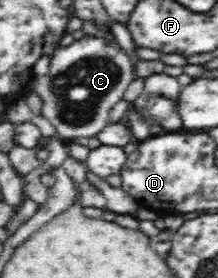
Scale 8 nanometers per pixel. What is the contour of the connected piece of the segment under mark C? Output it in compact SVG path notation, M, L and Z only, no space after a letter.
M86 35L68 46L54 51L50 61L50 71L45 76L34 77L31 87L42 100L41 115L56 128L55 135L64 142L78 137L96 137L106 125L110 124L110 111L115 103L123 100L124 92L134 81L133 65L128 55L123 52L116 40L108 42L104 38Z

